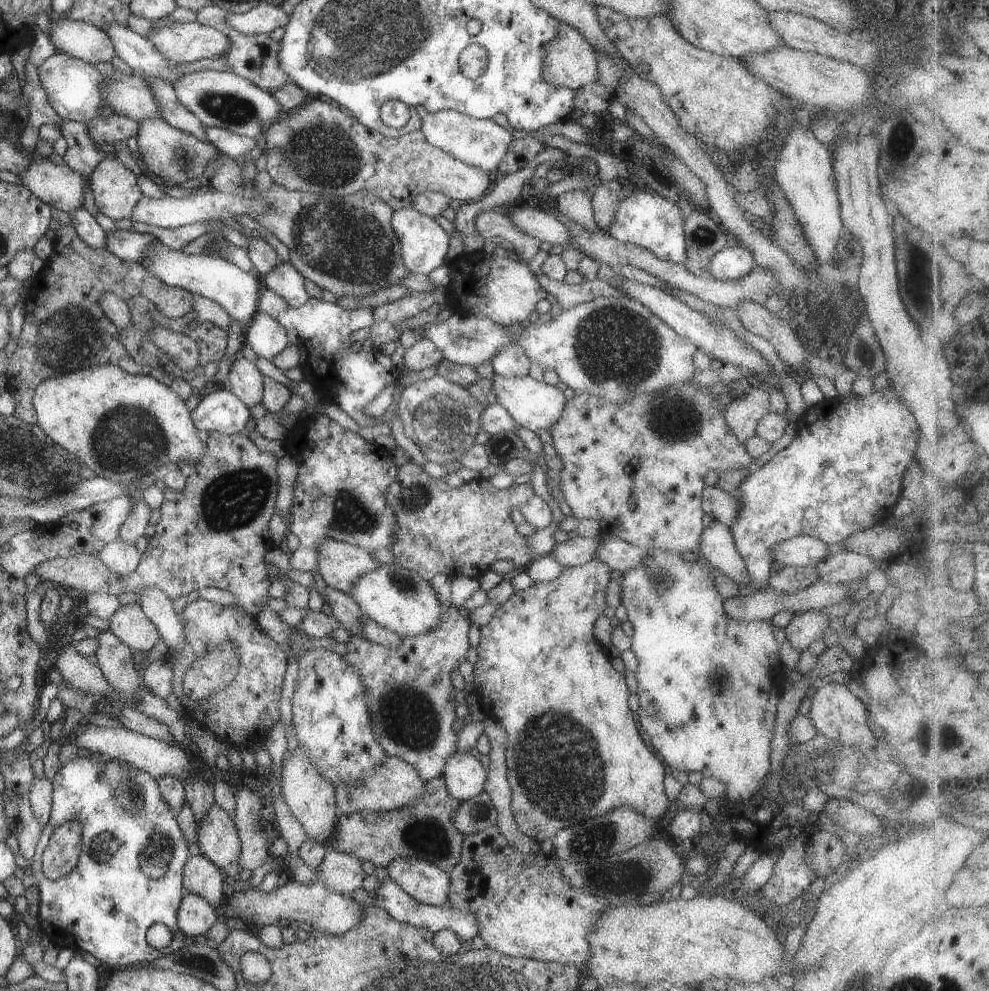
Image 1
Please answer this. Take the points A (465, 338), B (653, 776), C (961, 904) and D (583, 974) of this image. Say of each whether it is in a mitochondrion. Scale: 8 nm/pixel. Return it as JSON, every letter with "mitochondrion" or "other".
{"A":"mitochondrion","B":"other","C":"other","D":"other"}

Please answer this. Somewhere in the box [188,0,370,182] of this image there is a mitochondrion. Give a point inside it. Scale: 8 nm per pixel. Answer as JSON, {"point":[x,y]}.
{"point":[232,110]}

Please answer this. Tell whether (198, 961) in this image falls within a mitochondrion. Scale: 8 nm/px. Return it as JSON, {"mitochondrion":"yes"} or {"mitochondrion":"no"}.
{"mitochondrion":"yes"}

